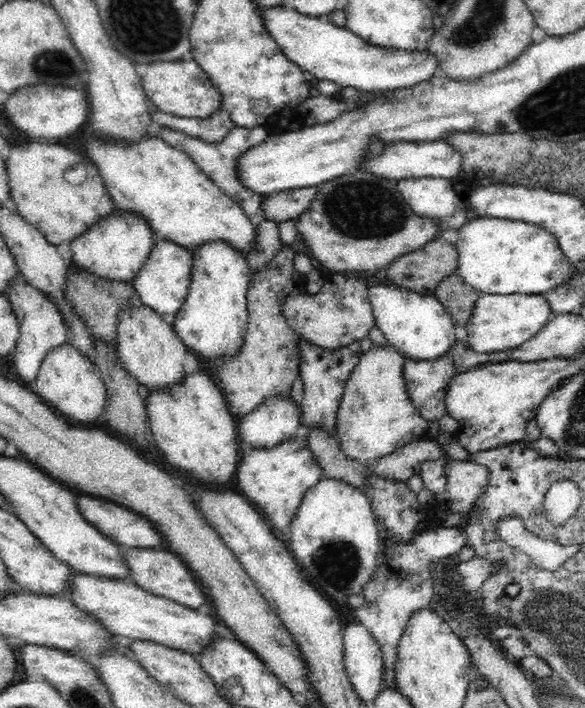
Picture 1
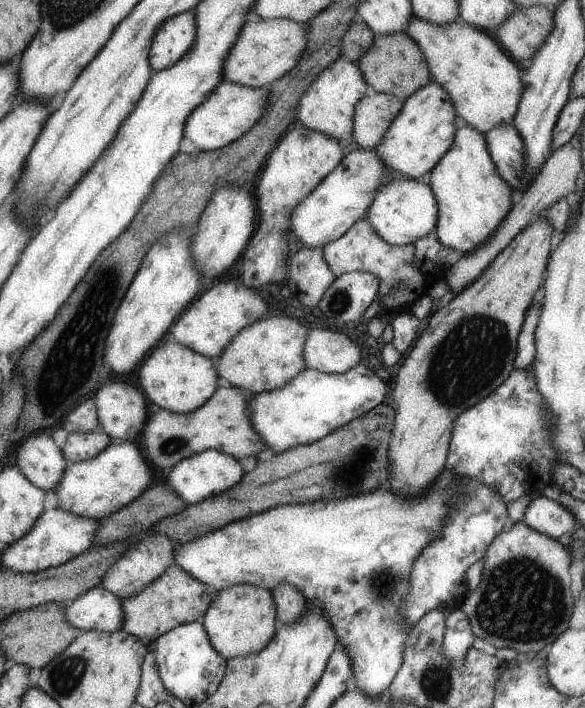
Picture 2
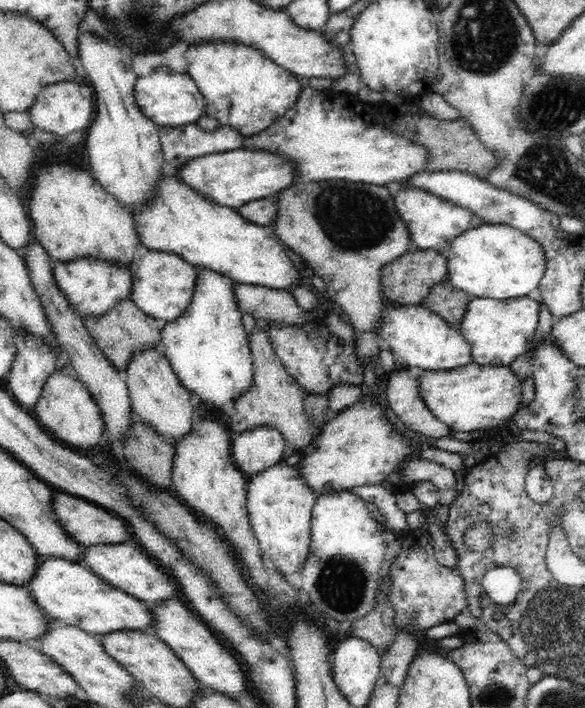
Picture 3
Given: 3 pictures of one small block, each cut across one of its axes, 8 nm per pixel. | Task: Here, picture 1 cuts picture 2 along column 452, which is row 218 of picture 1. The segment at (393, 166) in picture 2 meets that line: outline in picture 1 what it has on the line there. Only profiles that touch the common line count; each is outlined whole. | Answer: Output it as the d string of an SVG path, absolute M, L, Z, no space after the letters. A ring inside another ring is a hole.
M114 209L107 216L96 220L86 231L70 243L72 263L89 269L97 276L109 280L132 281L146 262L154 244L154 233L148 220L141 213L129 212L129 209Z

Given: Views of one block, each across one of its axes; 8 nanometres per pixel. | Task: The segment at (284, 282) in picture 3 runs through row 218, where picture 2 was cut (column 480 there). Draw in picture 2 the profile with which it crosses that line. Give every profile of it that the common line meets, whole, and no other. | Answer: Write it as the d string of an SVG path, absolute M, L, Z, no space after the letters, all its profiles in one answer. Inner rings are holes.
M460 121L453 145L433 168L429 185L440 203L437 237L446 248L457 250L463 256L473 253L493 237L509 216L516 198L515 189L497 170L484 135Z

